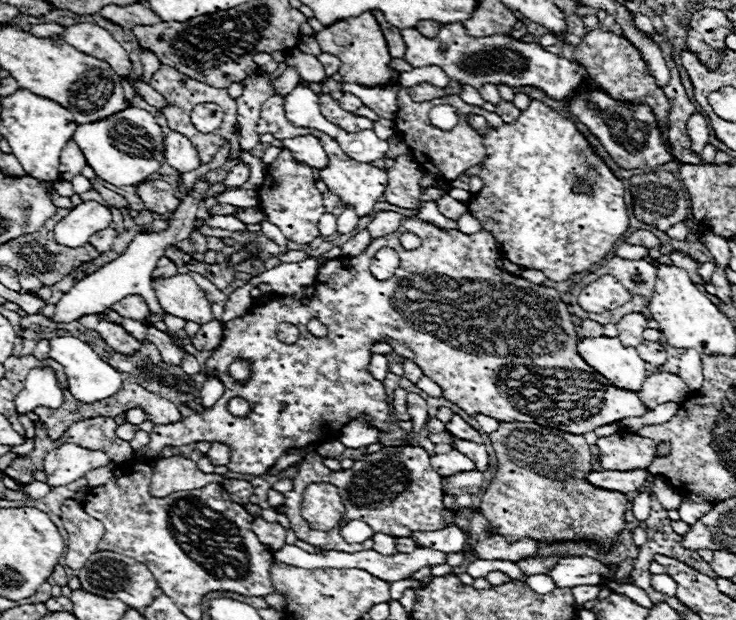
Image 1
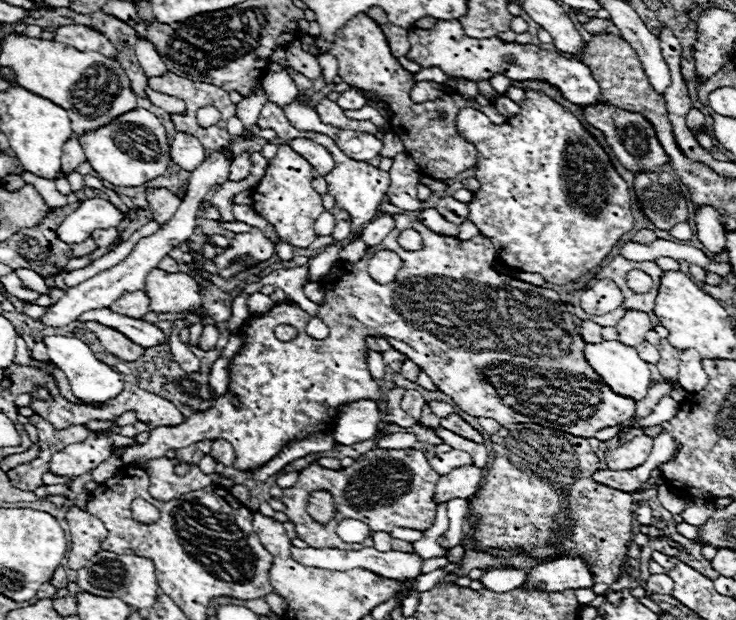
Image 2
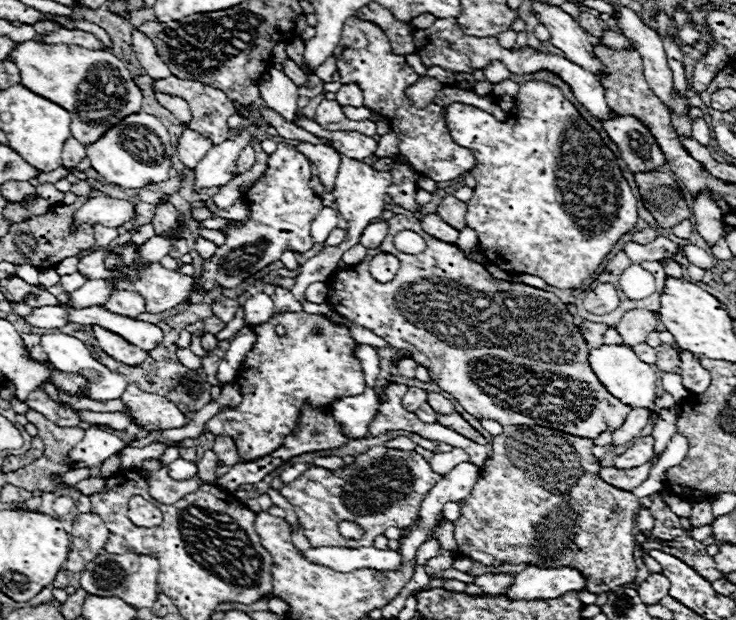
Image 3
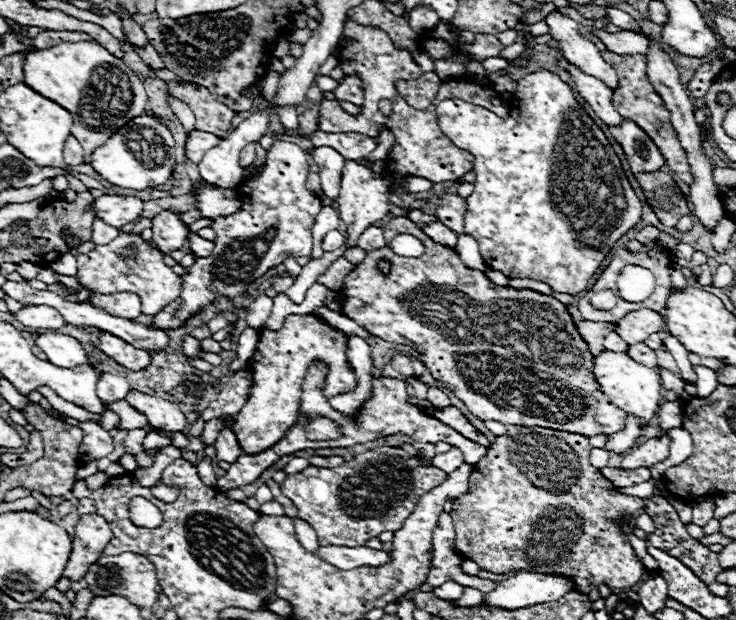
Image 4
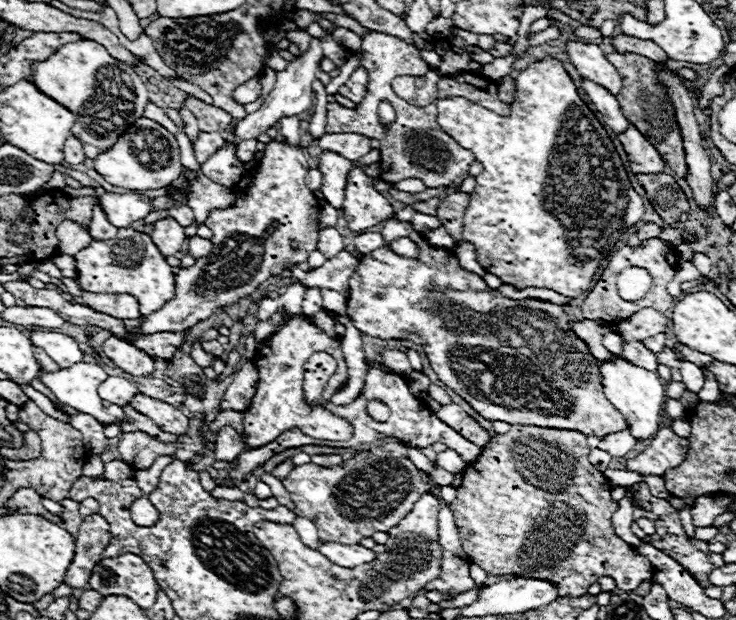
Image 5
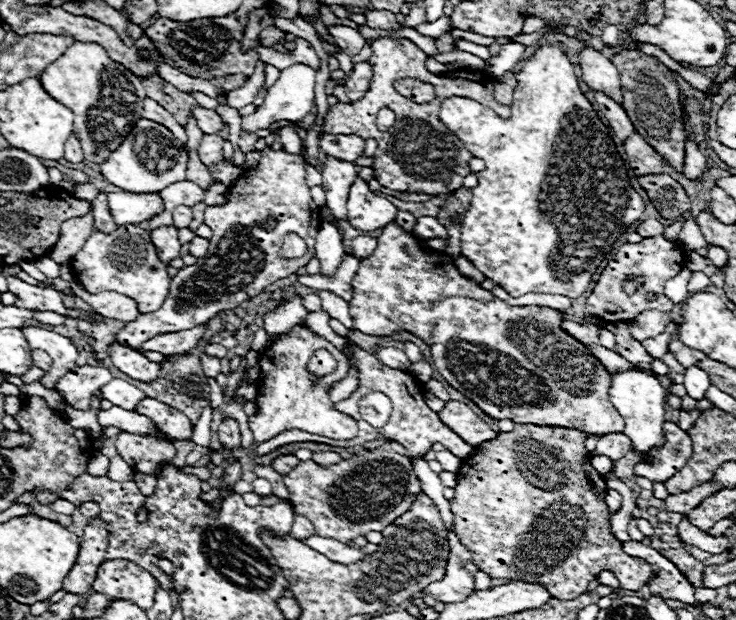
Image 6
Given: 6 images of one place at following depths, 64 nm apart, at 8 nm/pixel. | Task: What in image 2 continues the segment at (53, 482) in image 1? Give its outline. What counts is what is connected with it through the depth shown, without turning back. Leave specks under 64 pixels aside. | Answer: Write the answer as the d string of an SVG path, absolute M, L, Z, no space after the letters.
M92 434L86 442L66 446L64 450L52 454L52 458L50 458L50 472L56 474L56 476L78 478L78 476L98 468L110 456L110 446L112 444L132 446L134 438L124 438L120 434L96 438Z

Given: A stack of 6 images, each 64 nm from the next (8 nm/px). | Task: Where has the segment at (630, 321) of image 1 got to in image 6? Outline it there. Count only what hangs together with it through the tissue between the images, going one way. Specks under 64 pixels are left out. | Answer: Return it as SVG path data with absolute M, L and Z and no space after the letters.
M644 310L636 316L634 324L628 326L632 338L636 338L638 342L646 340L646 338L654 338L658 334L662 334L666 330L666 326L670 324L670 316L666 312L658 312L658 310Z

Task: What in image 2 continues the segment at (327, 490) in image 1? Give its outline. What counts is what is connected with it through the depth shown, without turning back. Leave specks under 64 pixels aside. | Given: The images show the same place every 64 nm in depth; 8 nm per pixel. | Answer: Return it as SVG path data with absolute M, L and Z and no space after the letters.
M324 490L310 494L308 514L312 514L314 522L330 522L334 518L334 512L336 512L336 504L334 504L332 494L328 494Z

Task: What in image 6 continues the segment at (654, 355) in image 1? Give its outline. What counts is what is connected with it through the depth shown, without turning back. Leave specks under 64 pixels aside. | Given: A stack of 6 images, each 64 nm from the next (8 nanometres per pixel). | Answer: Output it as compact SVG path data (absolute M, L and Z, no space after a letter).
M606 322L604 324L606 330L610 330L616 336L616 352L626 358L628 362L632 362L636 368L644 368L644 370L652 370L652 356L644 350L644 346L634 340L628 334L626 326L618 326L618 322Z

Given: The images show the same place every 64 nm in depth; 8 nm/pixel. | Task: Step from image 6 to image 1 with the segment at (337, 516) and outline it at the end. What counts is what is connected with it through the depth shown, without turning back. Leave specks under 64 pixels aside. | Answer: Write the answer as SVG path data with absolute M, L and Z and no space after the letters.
M390 446L382 448L374 454L362 456L354 462L350 470L332 472L322 464L322 456L316 452L310 452L302 458L298 466L298 474L294 480L294 490L284 494L284 512L292 524L292 530L298 540L304 540L314 546L324 546L330 550L344 550L344 552L360 552L360 550L372 550L374 540L368 538L360 544L348 544L340 528L330 532L316 532L308 526L308 522L300 516L300 504L302 504L302 492L310 482L328 482L338 486L342 492L342 500L346 506L344 512L344 524L352 520L362 520L372 528L374 534L388 534L392 538L406 538L412 532L434 532L444 530L454 524L454 516L448 508L444 508L442 502L442 478L436 474L436 470L430 464L430 456L420 446Z

